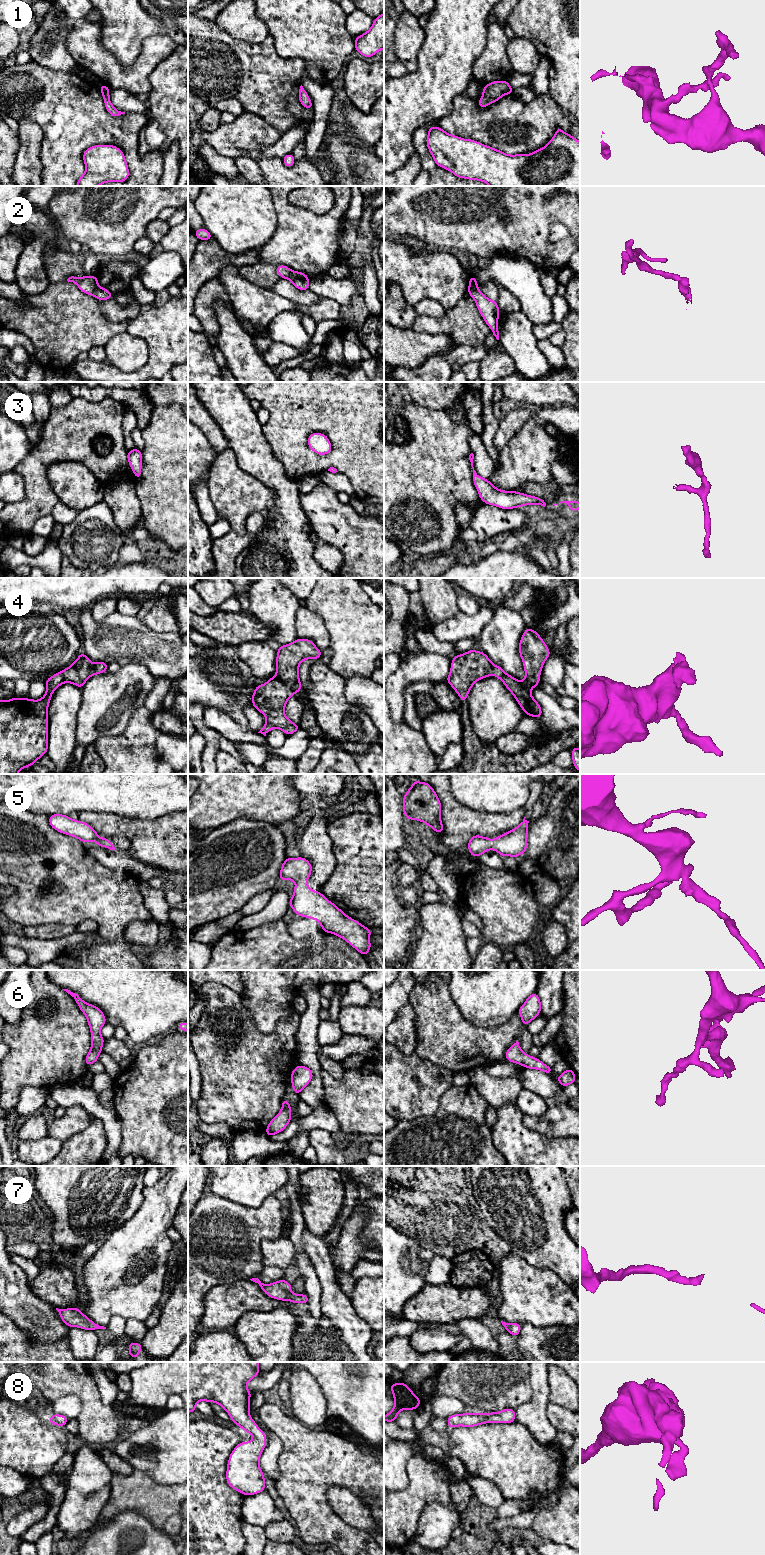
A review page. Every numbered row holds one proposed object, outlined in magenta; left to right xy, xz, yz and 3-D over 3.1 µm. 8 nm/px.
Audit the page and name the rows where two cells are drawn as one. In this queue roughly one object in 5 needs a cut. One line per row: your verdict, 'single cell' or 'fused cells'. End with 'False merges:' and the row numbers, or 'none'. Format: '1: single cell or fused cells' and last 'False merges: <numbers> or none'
1: single cell
2: fused cells
3: single cell
4: fused cells
5: single cell
6: single cell
7: single cell
8: single cell
False merges: 2, 4

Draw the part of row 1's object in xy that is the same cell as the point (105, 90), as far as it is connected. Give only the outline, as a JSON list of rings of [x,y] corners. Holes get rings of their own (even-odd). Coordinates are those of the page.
[[[100,84],[100,89],[101,89],[101,93],[103,96],[103,100],[104,100],[105,108],[106,108],[107,112],[112,116],[119,116],[121,114],[125,114],[125,112],[121,112],[121,111],[117,110],[111,104],[110,97],[109,97],[110,88],[107,87],[106,85]]]

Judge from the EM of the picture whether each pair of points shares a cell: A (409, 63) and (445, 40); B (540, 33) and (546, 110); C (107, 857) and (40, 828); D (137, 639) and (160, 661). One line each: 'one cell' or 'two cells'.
A: two cells
B: two cells
C: two cells
D: one cell

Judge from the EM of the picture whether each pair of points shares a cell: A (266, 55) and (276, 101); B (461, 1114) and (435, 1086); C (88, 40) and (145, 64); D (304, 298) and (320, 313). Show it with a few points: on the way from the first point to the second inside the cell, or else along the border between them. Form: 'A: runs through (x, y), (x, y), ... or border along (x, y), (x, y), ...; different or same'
A: runs through (266, 66), (266, 84), (271, 90); same
B: border along (452, 1085), (442, 1095), (438, 1108), (432, 1115); different
C: runs through (98, 55), (119, 76), (130, 76); same
D: border along (319, 297), (315, 302), (304, 308); different

